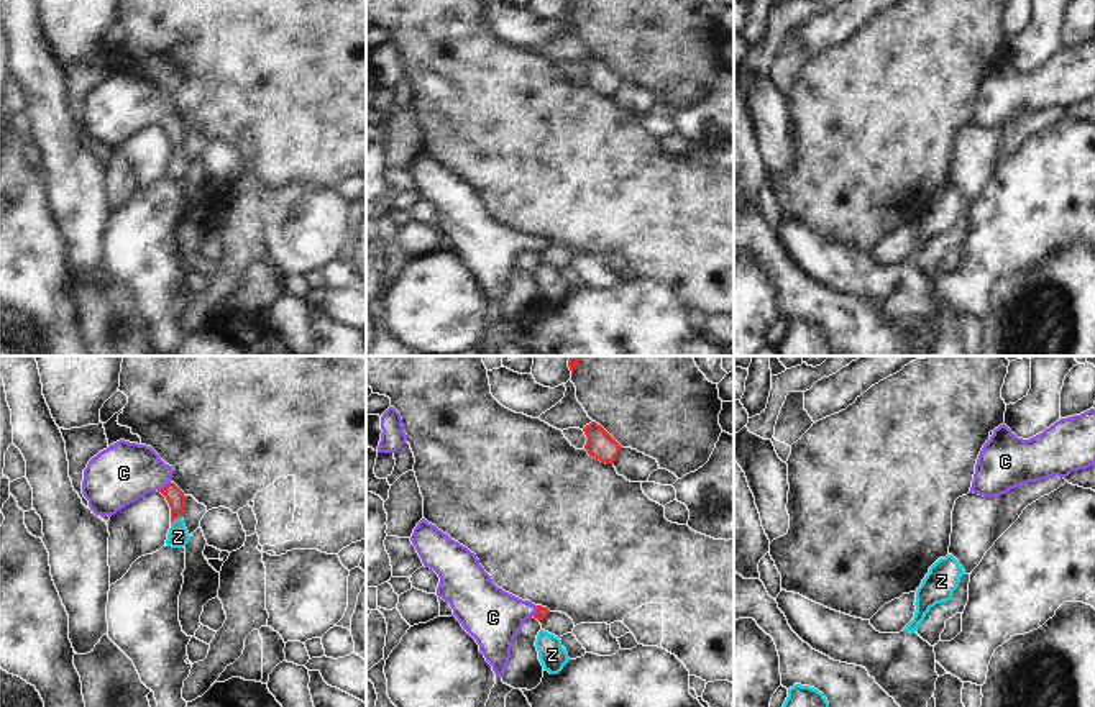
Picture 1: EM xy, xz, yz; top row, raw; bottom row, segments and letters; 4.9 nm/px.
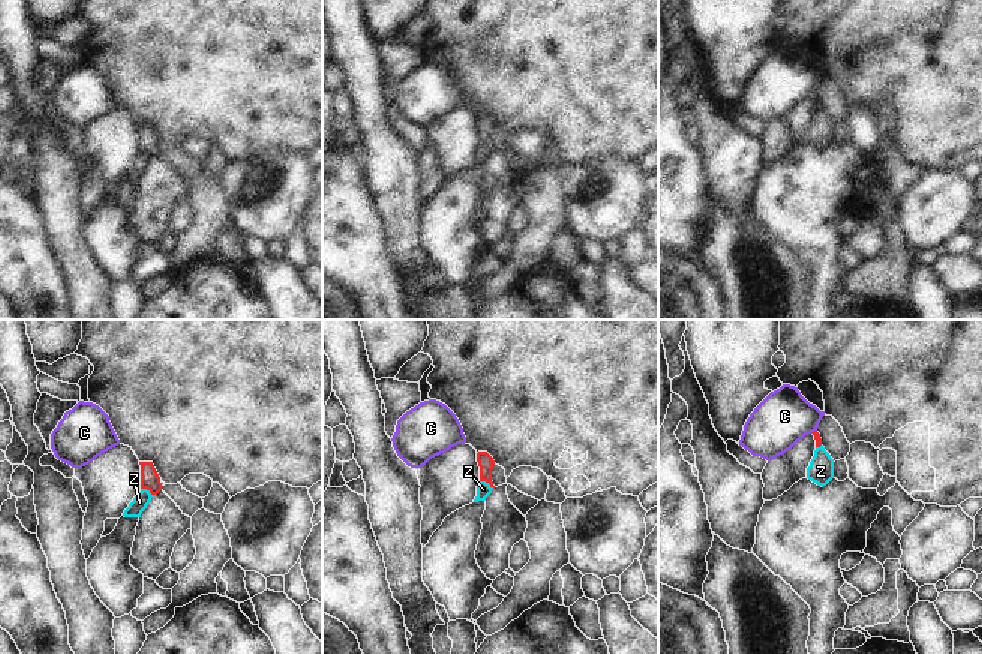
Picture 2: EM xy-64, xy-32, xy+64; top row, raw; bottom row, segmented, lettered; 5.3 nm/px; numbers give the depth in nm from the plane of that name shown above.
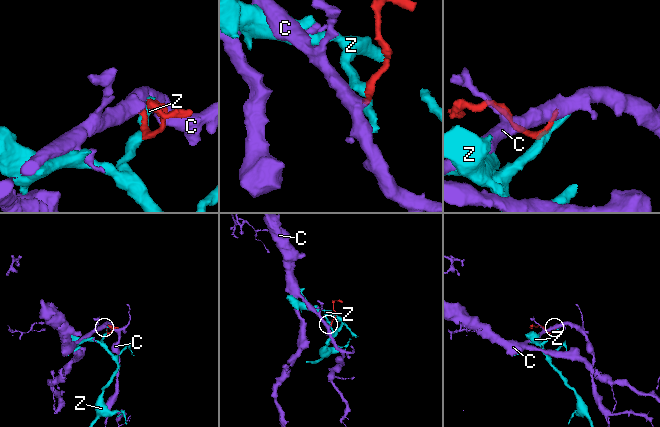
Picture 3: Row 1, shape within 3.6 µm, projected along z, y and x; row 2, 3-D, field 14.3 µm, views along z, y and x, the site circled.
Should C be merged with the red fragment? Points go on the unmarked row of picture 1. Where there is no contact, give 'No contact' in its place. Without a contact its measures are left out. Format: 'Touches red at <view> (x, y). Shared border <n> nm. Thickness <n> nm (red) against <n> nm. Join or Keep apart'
Touches red at xy (163, 120). Shared border 80 nm. Thickness 90 nm (red) against 300 nm. Join

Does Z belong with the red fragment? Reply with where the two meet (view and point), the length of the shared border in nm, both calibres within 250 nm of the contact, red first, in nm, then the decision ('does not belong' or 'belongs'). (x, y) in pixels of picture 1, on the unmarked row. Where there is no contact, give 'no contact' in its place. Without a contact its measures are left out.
xy (176, 150) | 70 nm | 90/110 nm | does not belong

